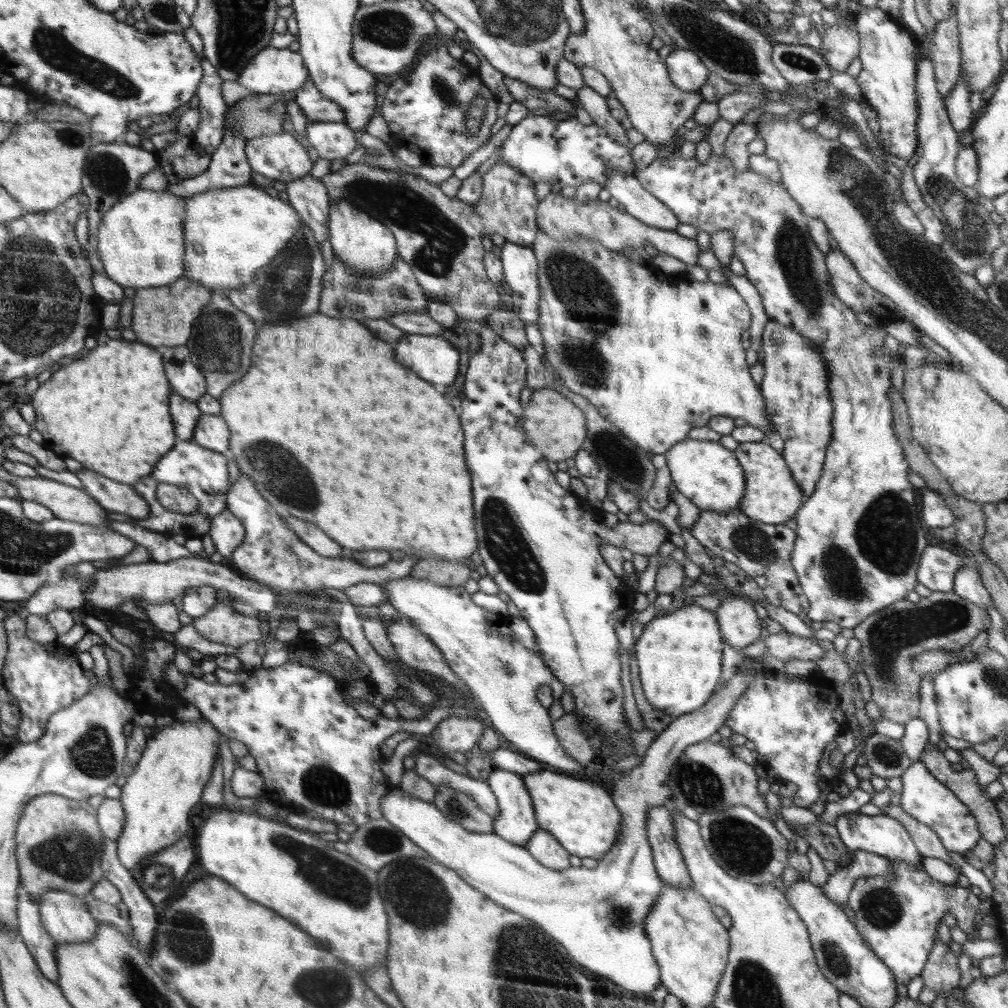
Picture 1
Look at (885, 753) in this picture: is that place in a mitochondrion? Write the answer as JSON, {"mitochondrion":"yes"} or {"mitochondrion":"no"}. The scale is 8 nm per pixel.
{"mitochondrion":"yes"}

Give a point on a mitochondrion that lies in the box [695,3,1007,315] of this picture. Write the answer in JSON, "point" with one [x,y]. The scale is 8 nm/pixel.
{"point":[974,234]}

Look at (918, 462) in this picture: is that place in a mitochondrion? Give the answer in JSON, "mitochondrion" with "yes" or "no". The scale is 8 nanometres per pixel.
{"mitochondrion":"no"}

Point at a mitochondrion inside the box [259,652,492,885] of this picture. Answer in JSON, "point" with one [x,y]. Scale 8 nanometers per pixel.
{"point":[322,784]}

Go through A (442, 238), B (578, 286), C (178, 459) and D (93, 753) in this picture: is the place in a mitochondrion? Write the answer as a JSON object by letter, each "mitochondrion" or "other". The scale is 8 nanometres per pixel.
{"A":"mitochondrion","B":"mitochondrion","C":"other","D":"mitochondrion"}

